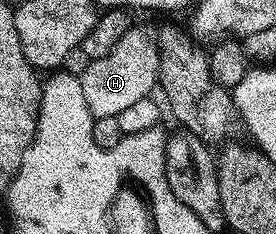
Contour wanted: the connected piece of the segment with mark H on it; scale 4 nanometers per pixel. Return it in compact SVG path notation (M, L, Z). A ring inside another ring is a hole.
M131 26L128 34L116 42L116 47L112 54L104 54L104 58L96 58L85 65L87 68L80 72L80 79L84 90L84 99L87 102L87 108L95 120L108 118L109 116L118 117L121 112L128 110L128 106L140 102L140 98L150 96L155 91L158 83L158 45L144 29L138 26Z

